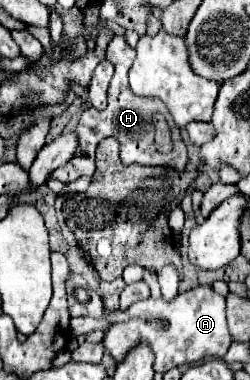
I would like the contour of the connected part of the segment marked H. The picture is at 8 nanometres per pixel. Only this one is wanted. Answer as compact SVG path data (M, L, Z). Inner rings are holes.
M114 36L114 40L108 44L108 52L106 52L106 58L114 64L114 78L110 82L110 88L108 88L108 106L106 110L98 112L98 110L86 110L82 116L80 116L80 122L76 126L76 134L78 134L78 148L74 152L74 158L70 158L64 166L60 166L52 178L68 184L68 182L74 182L82 176L92 176L94 174L94 152L96 152L96 146L100 144L102 138L108 138L108 136L114 136L120 144L120 162L122 164L146 164L146 166L170 166L170 168L176 168L176 170L184 170L186 164L188 164L188 154L186 154L186 144L180 136L180 128L174 124L172 116L168 114L164 102L160 102L158 98L142 98L142 96L136 96L130 86L128 86L128 68L132 66L134 58L138 56L138 52L134 48L128 46L126 38L124 36ZM152 114L164 114L168 118L168 124L172 126L172 136L174 136L174 150L170 154L160 154L156 150L156 144L154 144L154 134L156 134L156 128L154 124L150 122L152 120Z

